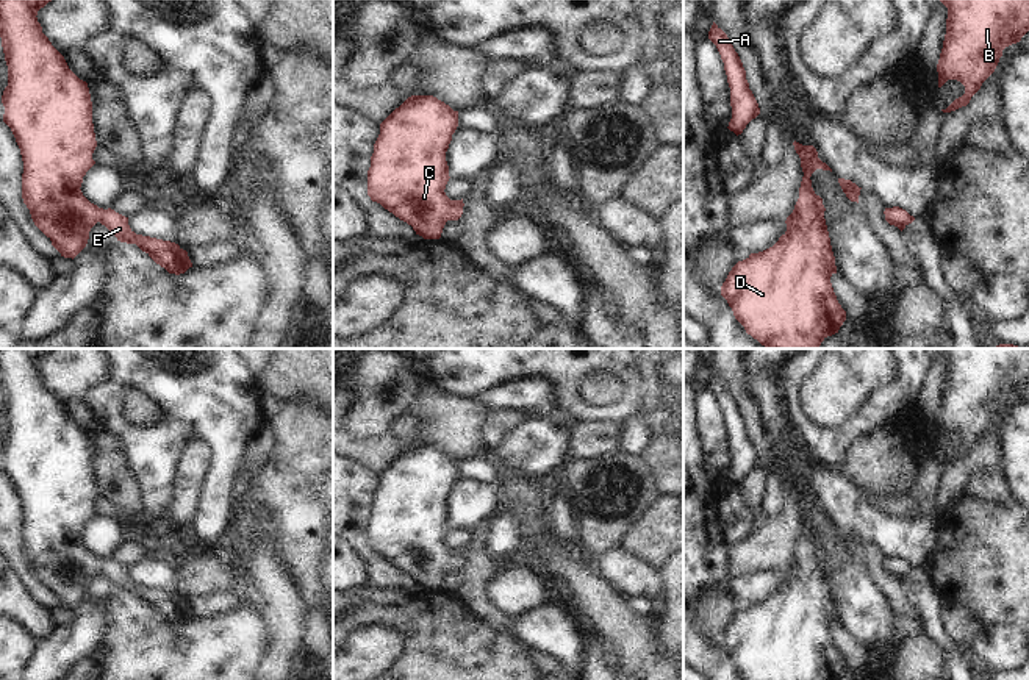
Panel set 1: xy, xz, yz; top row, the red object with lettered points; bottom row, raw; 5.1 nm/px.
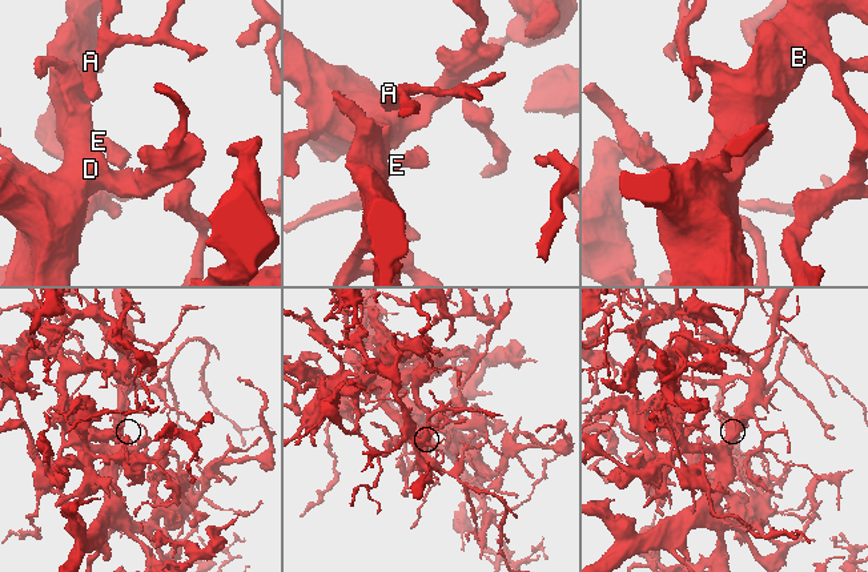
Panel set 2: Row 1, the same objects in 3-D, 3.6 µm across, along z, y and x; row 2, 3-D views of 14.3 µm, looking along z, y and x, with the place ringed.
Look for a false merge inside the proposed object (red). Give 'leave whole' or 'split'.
leave whole

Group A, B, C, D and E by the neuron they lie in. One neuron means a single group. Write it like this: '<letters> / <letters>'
A B C D E

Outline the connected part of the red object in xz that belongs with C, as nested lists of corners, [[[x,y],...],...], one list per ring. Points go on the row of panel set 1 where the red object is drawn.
[[[411,95],[382,123],[368,170],[368,195],[424,239],[439,239],[447,220],[463,214],[463,199],[450,200],[444,189],[449,181],[446,152],[458,127],[458,111],[433,95]]]

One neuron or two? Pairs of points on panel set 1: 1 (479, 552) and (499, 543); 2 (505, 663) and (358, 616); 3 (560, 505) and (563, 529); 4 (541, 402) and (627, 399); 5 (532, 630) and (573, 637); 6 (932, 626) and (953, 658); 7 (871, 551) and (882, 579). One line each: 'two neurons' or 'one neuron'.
1: two neurons
2: one neuron
3: one neuron
4: two neurons
5: one neuron
6: one neuron
7: one neuron

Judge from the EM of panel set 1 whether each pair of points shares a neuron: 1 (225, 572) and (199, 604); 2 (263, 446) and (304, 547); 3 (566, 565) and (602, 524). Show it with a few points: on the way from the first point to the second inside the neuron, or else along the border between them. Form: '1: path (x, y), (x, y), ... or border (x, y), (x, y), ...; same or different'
1: border (238, 586), (186, 601); different
2: border (266, 422), (272, 432), (271, 458); different
3: border (573, 546), (588, 560); different

